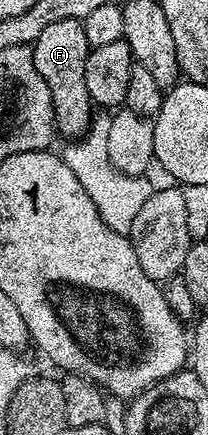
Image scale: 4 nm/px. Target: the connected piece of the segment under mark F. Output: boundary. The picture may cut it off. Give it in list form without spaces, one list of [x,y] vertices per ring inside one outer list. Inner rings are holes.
[[[76,18],[56,20],[56,24],[48,24],[44,32],[32,44],[36,72],[44,76],[52,94],[54,109],[54,128],[63,139],[73,140],[82,137],[90,128],[92,121],[92,103],[88,96],[88,88],[84,84],[84,64],[92,47],[88,44],[88,36],[84,36],[81,21]]]

